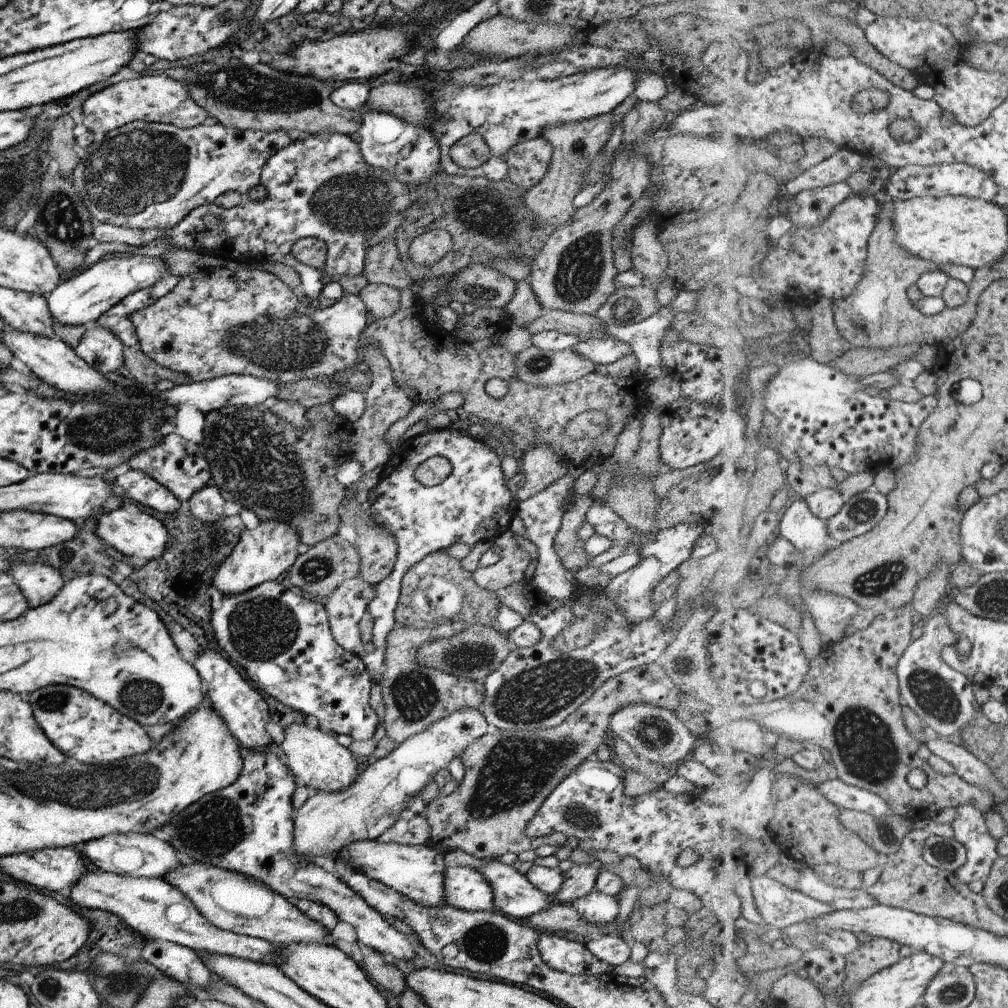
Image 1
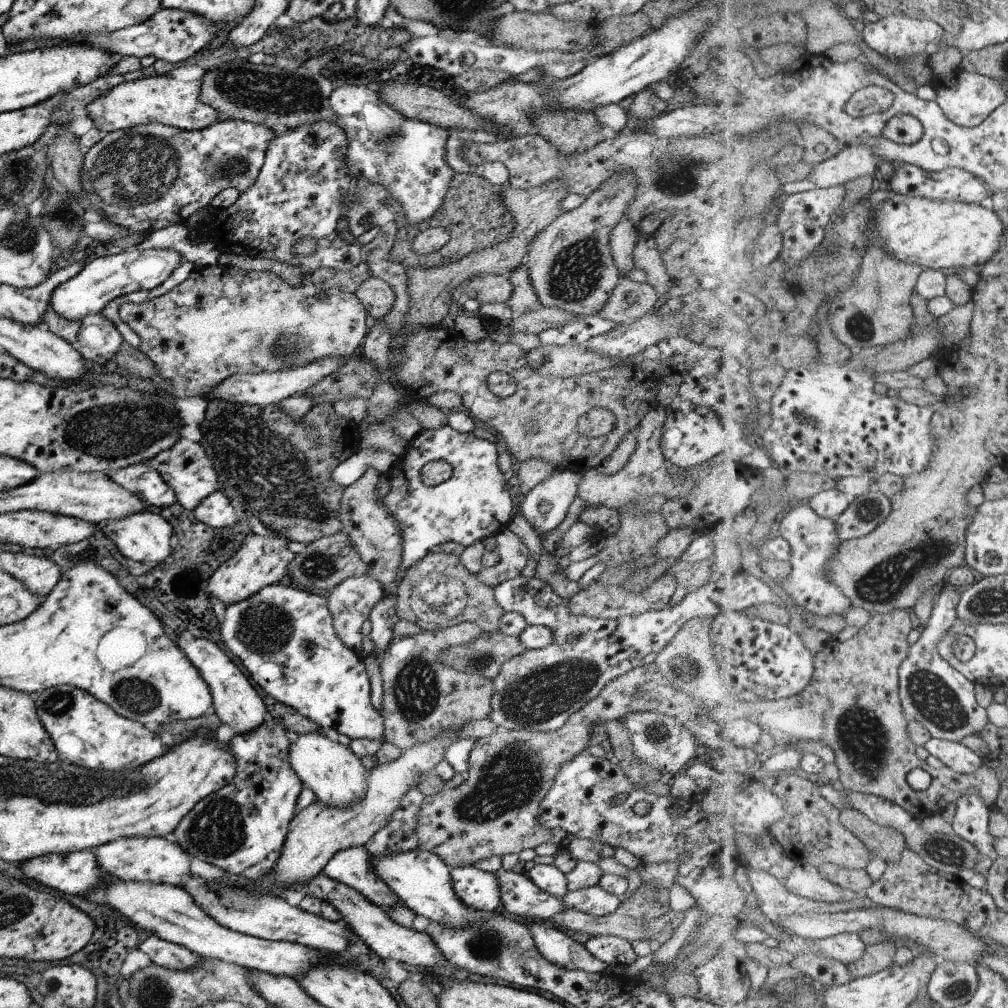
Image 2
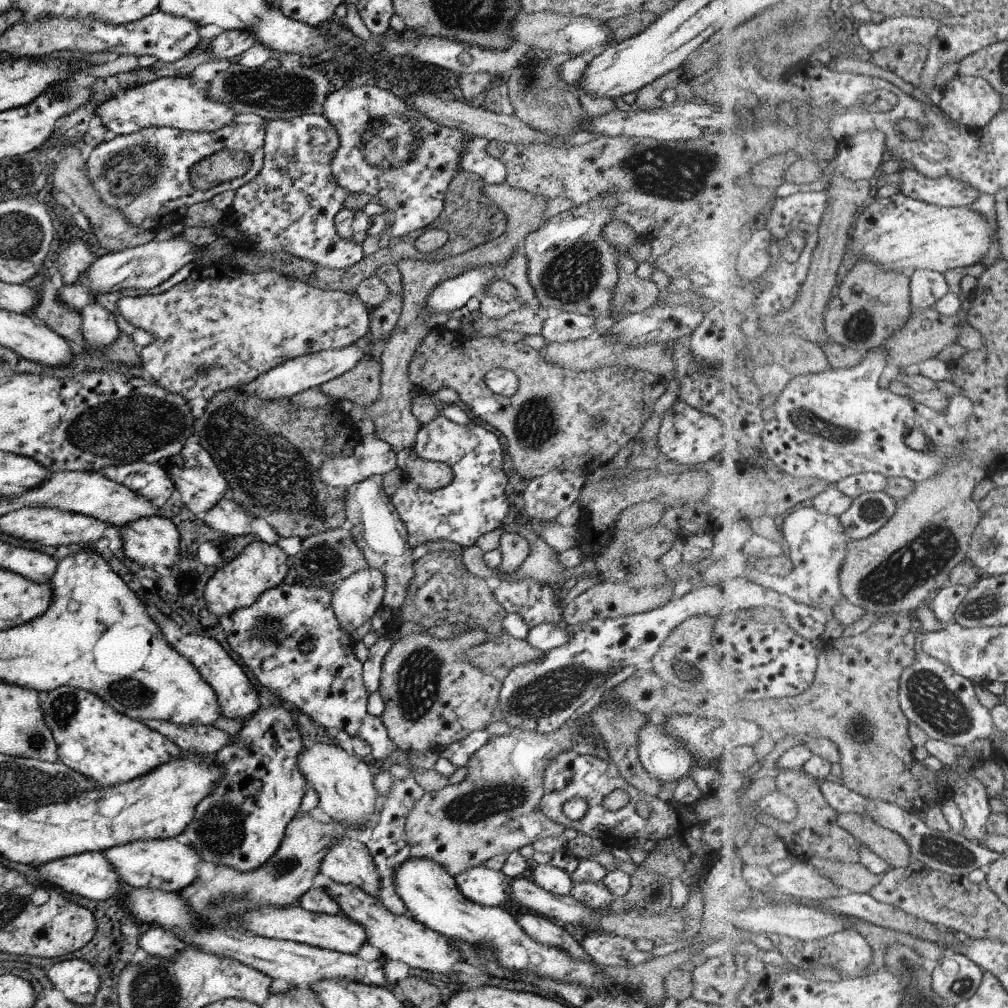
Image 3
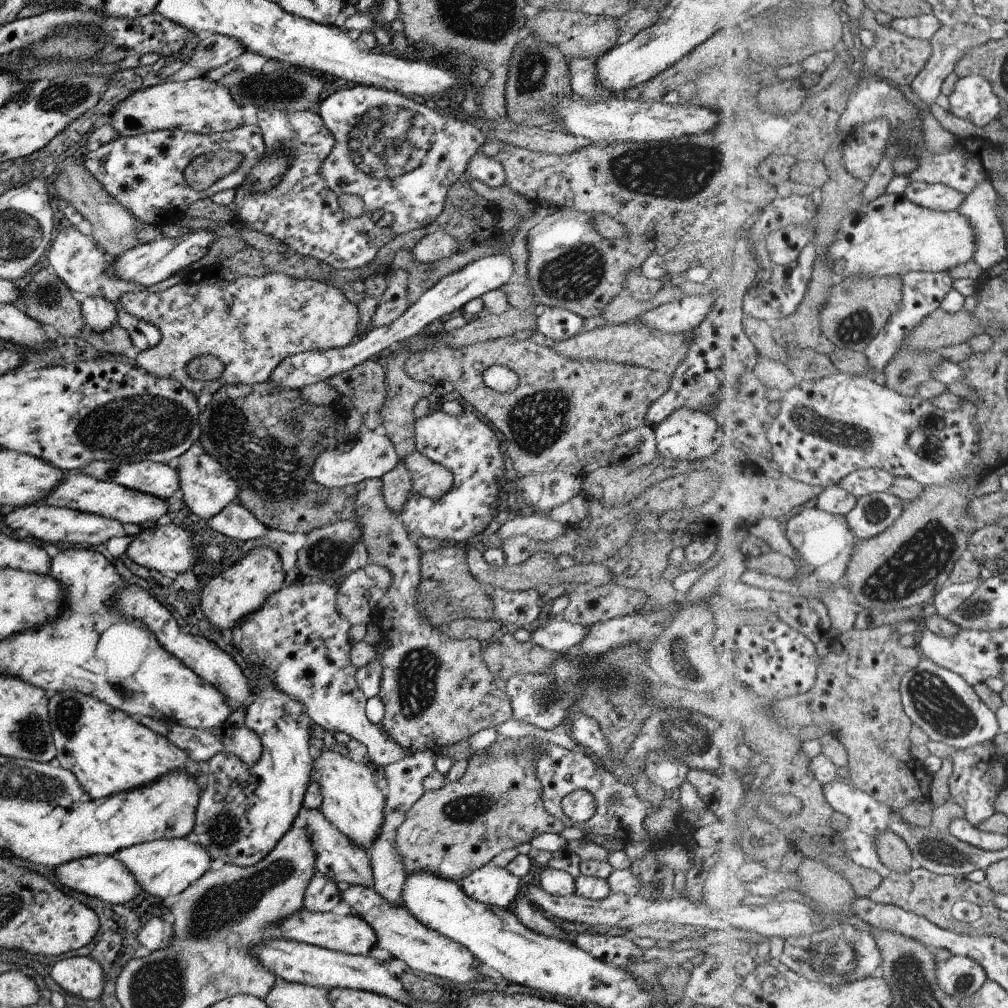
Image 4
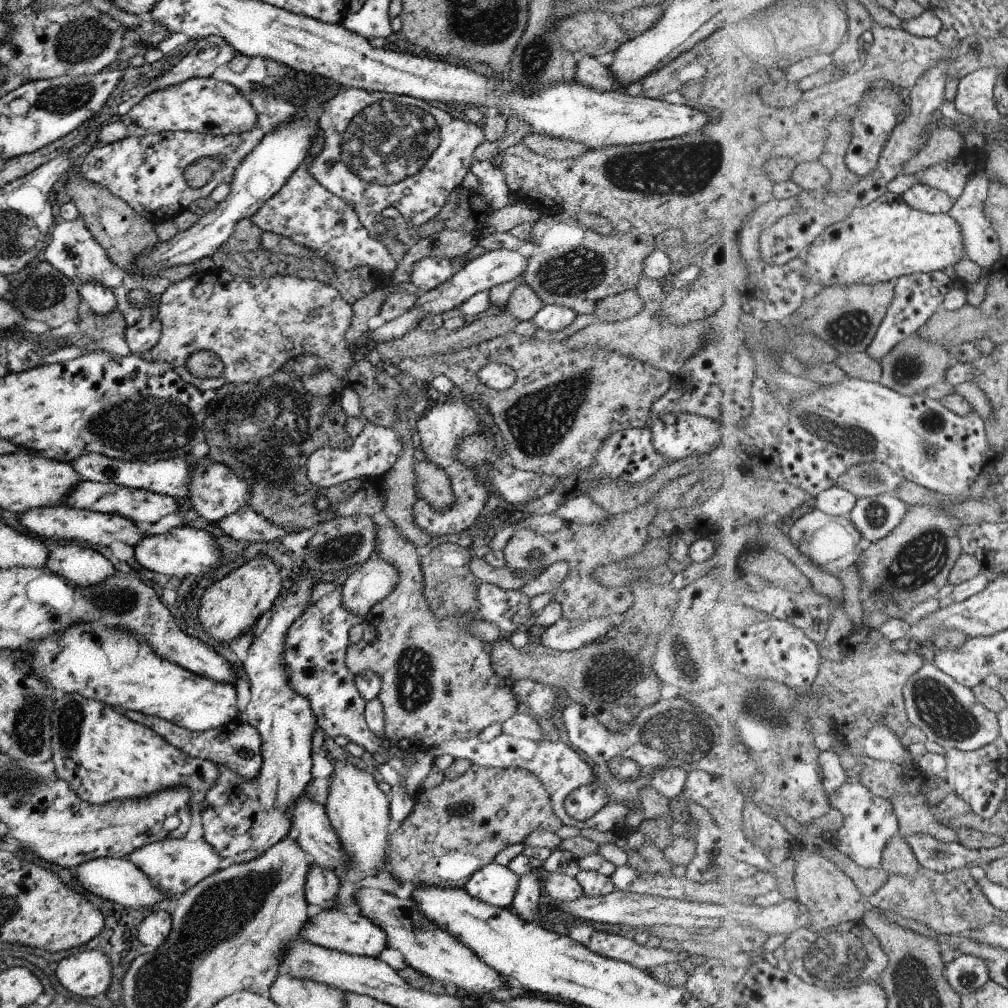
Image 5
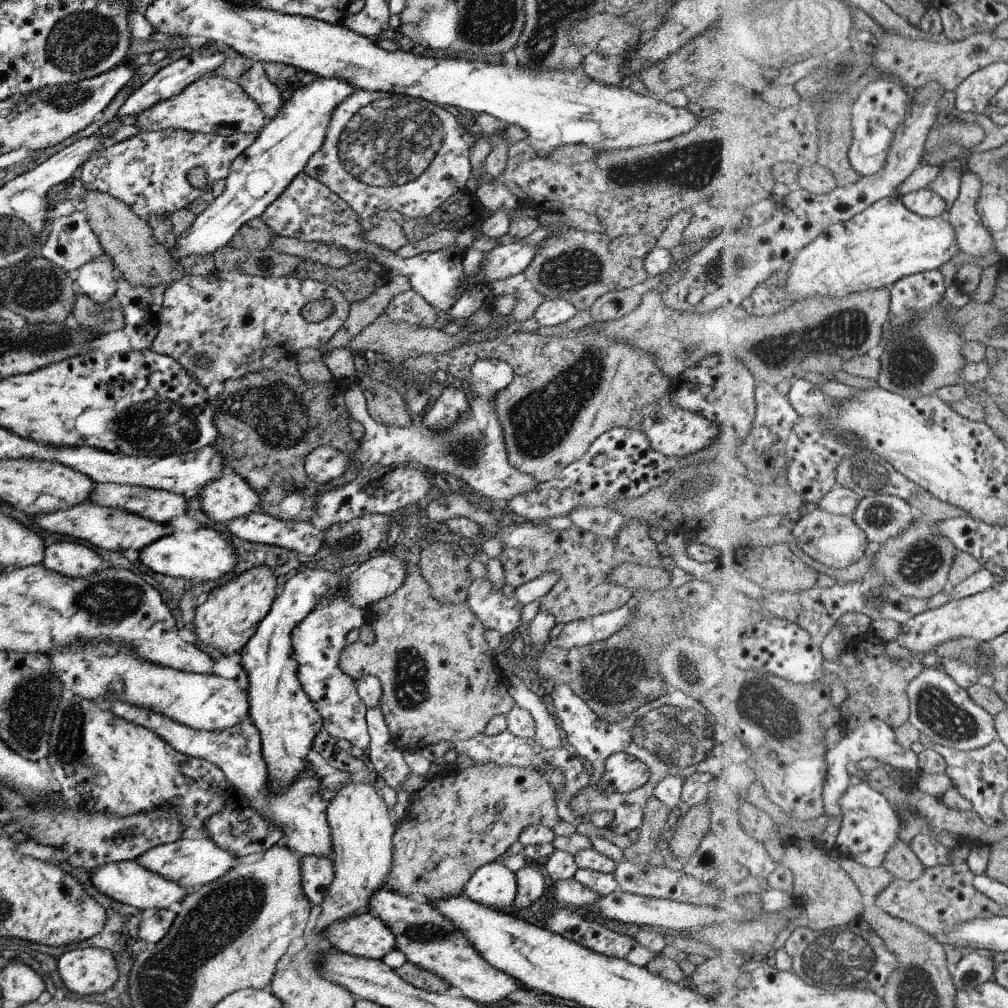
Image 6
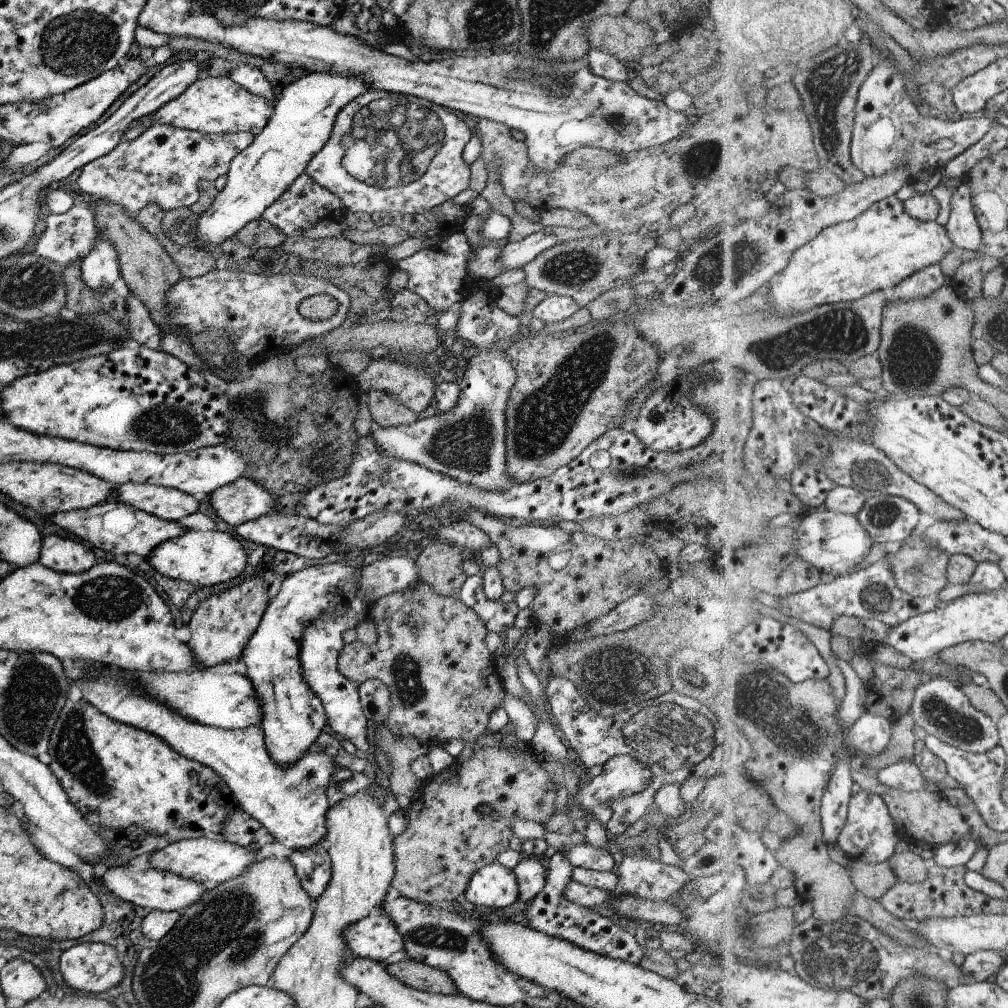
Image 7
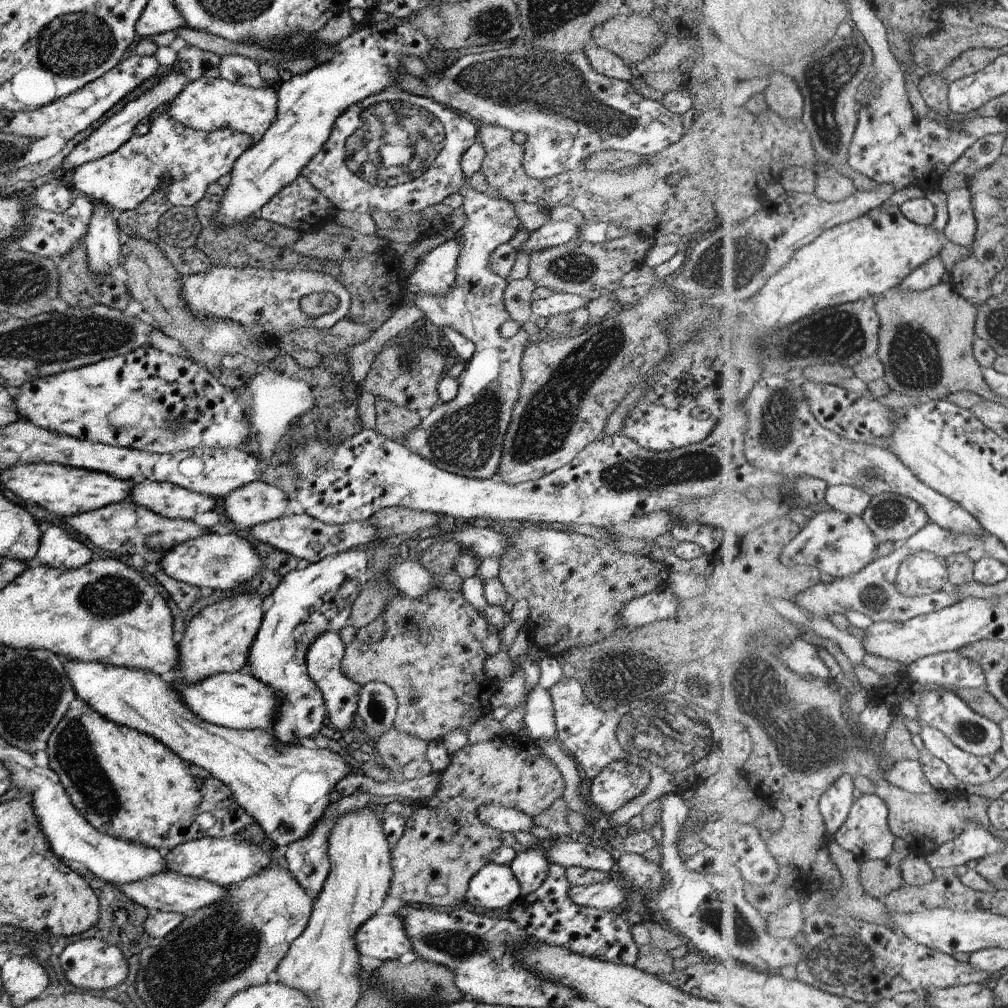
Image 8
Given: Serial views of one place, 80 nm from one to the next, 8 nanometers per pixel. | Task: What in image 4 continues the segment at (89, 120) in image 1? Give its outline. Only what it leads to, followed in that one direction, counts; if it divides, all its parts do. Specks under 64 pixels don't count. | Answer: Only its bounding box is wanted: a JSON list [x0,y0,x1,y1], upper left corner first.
[109,77,241,137]

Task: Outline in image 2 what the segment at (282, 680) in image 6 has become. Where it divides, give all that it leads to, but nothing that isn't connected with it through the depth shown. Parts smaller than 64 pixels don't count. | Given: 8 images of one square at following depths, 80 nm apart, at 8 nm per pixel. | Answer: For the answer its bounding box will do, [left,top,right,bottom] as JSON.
[163,721,302,881]

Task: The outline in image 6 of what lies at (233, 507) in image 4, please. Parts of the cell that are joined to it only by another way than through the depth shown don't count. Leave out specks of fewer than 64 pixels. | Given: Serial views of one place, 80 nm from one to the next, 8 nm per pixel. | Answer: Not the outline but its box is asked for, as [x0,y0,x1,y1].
[225,510,326,556]

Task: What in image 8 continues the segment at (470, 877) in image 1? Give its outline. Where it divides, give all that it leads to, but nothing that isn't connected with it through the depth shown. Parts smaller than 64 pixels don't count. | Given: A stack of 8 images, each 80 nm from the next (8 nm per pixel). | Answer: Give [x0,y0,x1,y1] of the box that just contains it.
[464,862,520,910]

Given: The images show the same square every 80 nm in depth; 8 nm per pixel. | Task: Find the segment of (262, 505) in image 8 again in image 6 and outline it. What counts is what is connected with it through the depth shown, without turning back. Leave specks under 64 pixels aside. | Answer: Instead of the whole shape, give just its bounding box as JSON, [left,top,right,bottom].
[195,470,258,523]

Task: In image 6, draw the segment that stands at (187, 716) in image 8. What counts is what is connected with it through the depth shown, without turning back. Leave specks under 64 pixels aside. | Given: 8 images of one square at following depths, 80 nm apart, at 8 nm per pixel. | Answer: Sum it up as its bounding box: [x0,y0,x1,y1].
[98,699,332,860]

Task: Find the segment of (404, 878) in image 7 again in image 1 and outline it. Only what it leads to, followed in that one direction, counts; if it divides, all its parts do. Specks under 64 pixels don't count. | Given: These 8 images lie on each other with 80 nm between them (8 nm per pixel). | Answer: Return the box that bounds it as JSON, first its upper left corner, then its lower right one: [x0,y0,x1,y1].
[426,661,676,859]

